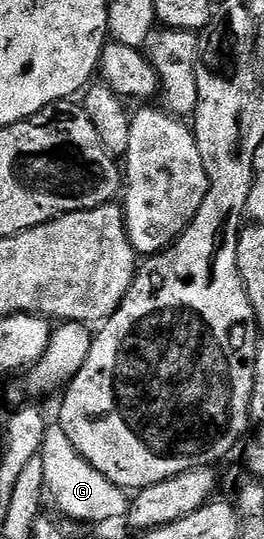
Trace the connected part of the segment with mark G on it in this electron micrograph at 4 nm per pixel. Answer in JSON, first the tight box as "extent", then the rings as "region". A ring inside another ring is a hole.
{"extent":[38,425,130,523],"region":[[[52,425],[45,430],[44,444],[38,457],[42,461],[44,486],[50,499],[60,506],[60,511],[76,523],[108,523],[111,519],[123,520],[128,514],[130,495],[123,487],[108,480],[81,458],[72,447],[66,445],[64,430]]]}

